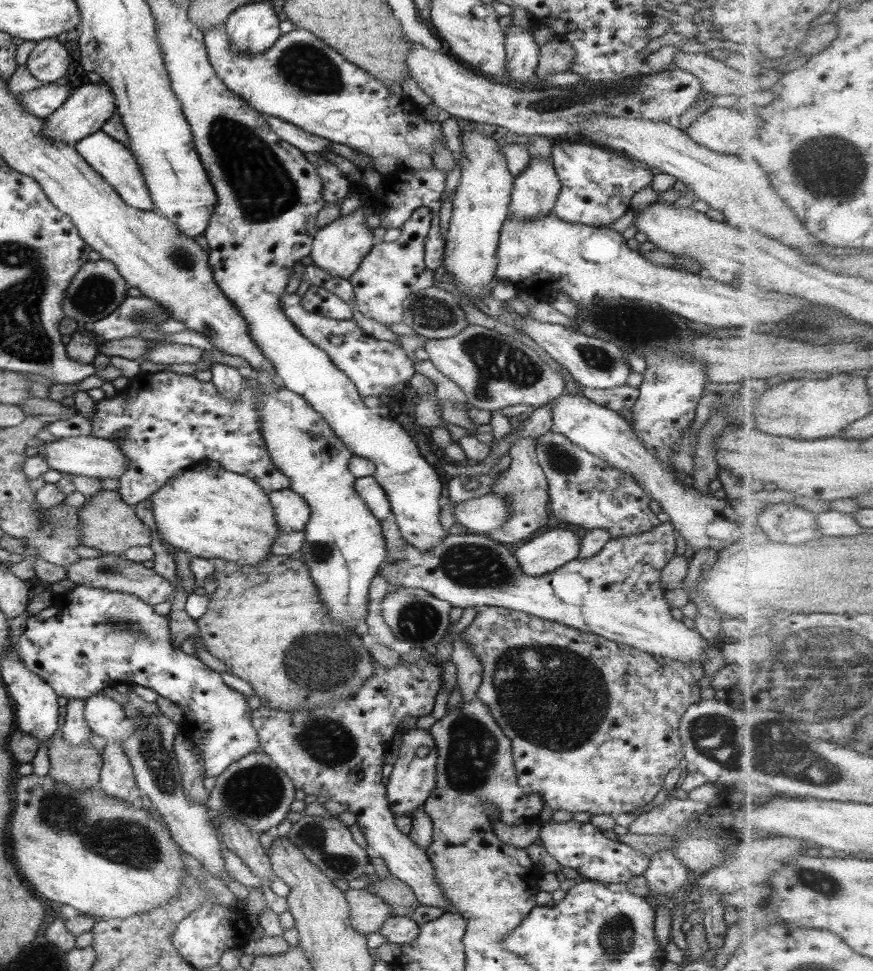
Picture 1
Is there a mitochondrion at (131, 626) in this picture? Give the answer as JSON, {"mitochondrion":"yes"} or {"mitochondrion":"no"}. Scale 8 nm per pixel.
{"mitochondrion":"yes"}

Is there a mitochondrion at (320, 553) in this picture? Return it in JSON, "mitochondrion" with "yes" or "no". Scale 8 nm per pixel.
{"mitochondrion":"yes"}

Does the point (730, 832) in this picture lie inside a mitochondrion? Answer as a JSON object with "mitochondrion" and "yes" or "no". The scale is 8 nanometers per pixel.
{"mitochondrion":"no"}

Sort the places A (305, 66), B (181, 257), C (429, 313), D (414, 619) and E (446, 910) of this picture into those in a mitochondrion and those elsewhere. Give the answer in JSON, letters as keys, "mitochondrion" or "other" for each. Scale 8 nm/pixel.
{"A":"mitochondrion","B":"mitochondrion","C":"mitochondrion","D":"mitochondrion","E":"other"}

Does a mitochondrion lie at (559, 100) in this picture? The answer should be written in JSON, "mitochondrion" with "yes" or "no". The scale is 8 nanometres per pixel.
{"mitochondrion":"yes"}

